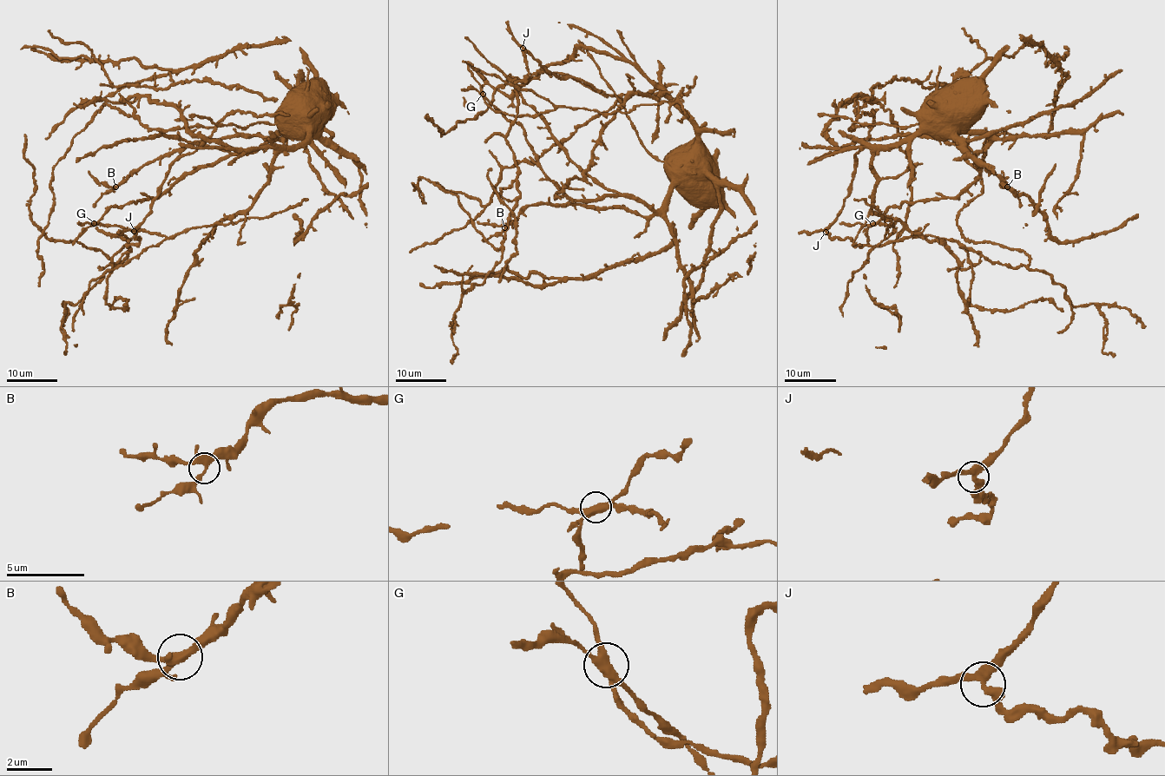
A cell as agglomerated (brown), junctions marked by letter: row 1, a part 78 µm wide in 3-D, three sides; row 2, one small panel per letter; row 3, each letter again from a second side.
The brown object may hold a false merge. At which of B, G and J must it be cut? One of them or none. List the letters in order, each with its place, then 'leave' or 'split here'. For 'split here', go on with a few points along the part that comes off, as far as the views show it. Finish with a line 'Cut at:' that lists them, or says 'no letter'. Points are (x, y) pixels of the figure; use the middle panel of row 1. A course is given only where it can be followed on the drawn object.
B: (504, 227) | leave
G: (483, 94) | leave
J: (523, 48) | leave
Cut at: no letter

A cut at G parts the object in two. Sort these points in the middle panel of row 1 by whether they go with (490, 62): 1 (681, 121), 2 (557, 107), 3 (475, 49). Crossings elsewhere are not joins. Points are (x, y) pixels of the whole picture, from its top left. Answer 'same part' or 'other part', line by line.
1: other part
2: other part
3: same part

